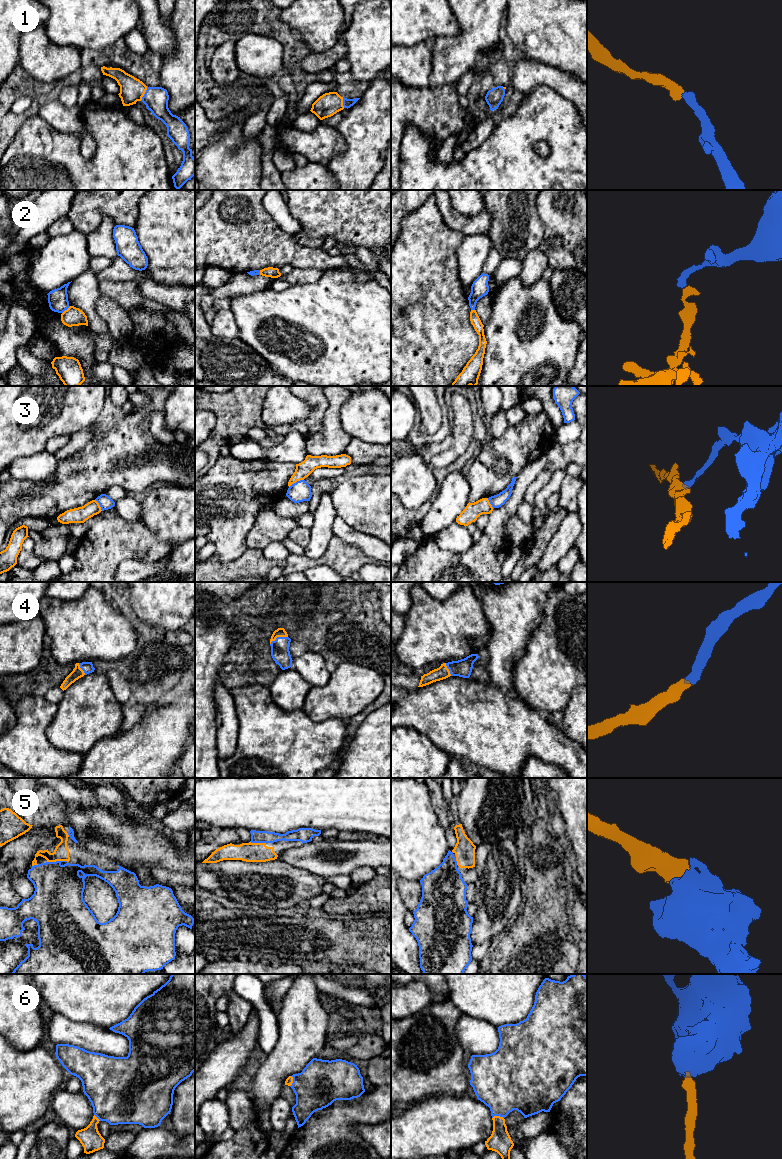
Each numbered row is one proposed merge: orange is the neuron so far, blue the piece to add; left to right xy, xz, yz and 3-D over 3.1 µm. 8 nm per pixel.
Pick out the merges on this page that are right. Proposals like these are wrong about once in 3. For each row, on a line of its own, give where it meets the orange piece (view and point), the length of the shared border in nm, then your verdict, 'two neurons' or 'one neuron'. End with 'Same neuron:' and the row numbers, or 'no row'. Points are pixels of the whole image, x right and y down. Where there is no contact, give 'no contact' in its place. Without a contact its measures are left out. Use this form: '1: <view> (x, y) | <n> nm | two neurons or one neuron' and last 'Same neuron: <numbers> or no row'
1: xy (144, 93) | 130 nm | one neuron
2: xy (67, 309) | 90 nm | two neurons
3: xz (296, 481) | 140 nm | two neurons
4: xz (278, 636) | 160 nm | one neuron
5: xy (57, 860) | 170 nm | one neuron
6: yz (497, 1116) | 100 nm | one neuron
Same neuron: 1, 4, 5, 6

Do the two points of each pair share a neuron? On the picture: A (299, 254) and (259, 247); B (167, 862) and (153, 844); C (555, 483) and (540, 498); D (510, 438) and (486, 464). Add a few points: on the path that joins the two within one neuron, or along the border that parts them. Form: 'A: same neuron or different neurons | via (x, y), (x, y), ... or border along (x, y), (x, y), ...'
A: same neuron | via (289, 252), (281, 248), (269, 247)
B: same neuron | via (166, 858), (156, 848)
C: same neuron | via (551, 487), (544, 494)
D: same neuron | via (506, 444), (492, 458)

